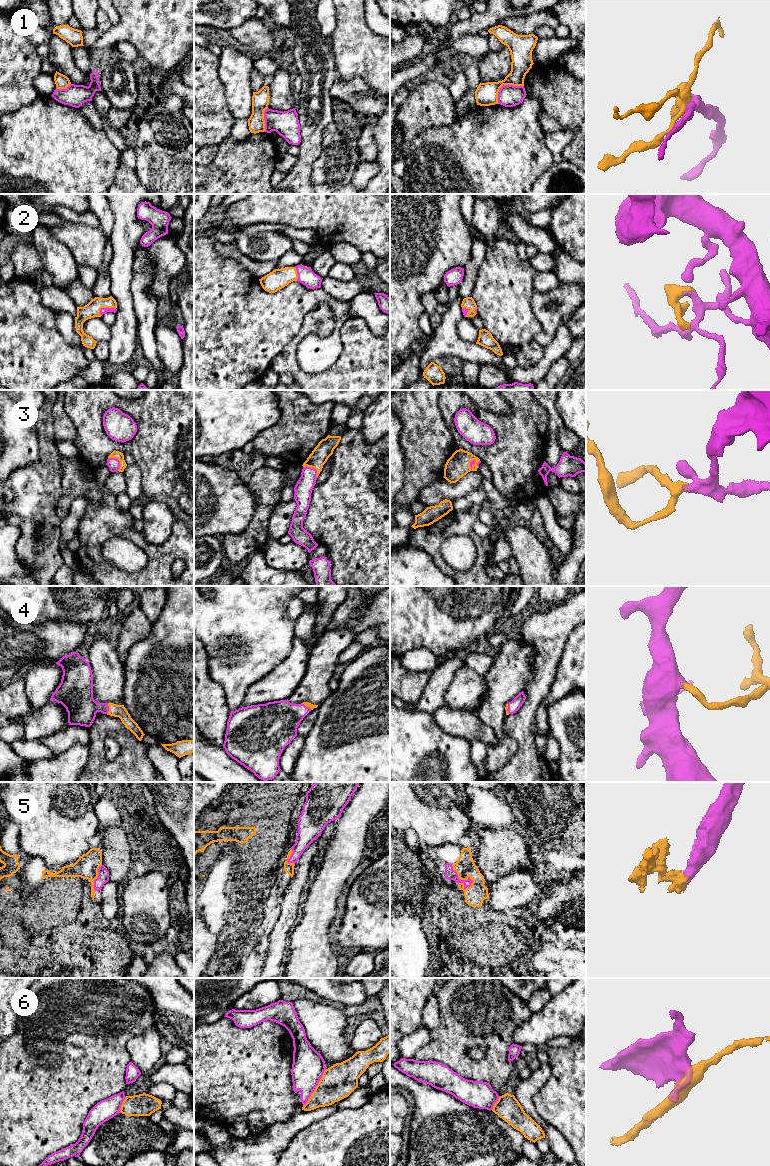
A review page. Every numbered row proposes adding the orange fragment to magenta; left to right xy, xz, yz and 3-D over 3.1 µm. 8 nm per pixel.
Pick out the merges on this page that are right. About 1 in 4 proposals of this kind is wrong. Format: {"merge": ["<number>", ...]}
{"merge": ["2", "3", "4", "5"]}

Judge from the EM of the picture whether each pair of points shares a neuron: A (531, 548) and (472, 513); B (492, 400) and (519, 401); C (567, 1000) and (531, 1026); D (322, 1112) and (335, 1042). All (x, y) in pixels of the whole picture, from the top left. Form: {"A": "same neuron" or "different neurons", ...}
{"A": "different neurons", "B": "different neurons", "C": "same neuron", "D": "different neurons"}

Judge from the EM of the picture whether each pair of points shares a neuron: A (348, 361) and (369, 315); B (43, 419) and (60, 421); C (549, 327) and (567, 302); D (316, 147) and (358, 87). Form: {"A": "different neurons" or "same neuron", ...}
{"A": "different neurons", "B": "different neurons", "C": "same neuron", "D": "different neurons"}

